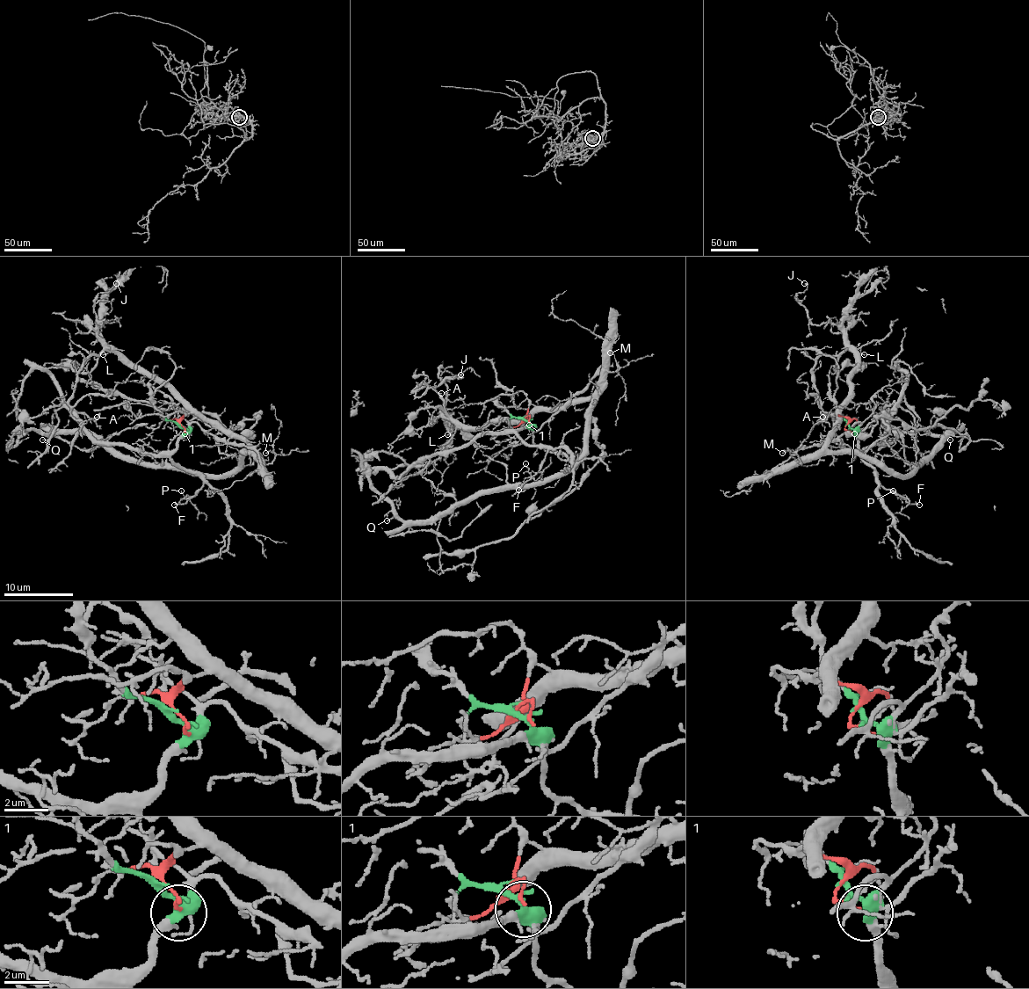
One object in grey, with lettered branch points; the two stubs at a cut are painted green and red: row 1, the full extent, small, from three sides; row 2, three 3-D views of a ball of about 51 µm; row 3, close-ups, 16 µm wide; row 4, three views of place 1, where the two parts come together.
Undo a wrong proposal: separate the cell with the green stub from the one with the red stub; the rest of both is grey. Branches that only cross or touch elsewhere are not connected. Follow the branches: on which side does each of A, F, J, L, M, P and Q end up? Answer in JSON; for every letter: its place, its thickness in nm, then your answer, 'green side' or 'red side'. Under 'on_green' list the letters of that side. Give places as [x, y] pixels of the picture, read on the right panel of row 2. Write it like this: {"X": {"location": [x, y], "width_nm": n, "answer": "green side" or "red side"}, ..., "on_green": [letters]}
{"A": {"location": [822, 417], "width_nm": 110, "answer": "red side"}, "F": {"location": [919, 505], "width_nm": 160, "answer": "green side"}, "J": {"location": [804, 283], "width_nm": 140, "answer": "red side"}, "L": {"location": [864, 354], "width_nm": 110, "answer": "red side"}, "M": {"location": [782, 453], "width_nm": 100, "answer": "red side"}, "P": {"location": [893, 490], "width_nm": 90, "answer": "green side"}, "Q": {"location": [950, 439], "width_nm": 110, "answer": "red side"}, "on_green": ["F", "P"]}

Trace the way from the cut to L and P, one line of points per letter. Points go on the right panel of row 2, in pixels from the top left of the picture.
L: (847, 424), (847, 418), (833, 415), (847, 399), (851, 377), (856, 367), (856, 352), (861, 349), (865, 354)
P: (847, 424), (854, 431), (861, 458), (874, 470), (878, 481), (885, 487), (902, 496), (899, 498), (894, 490)

